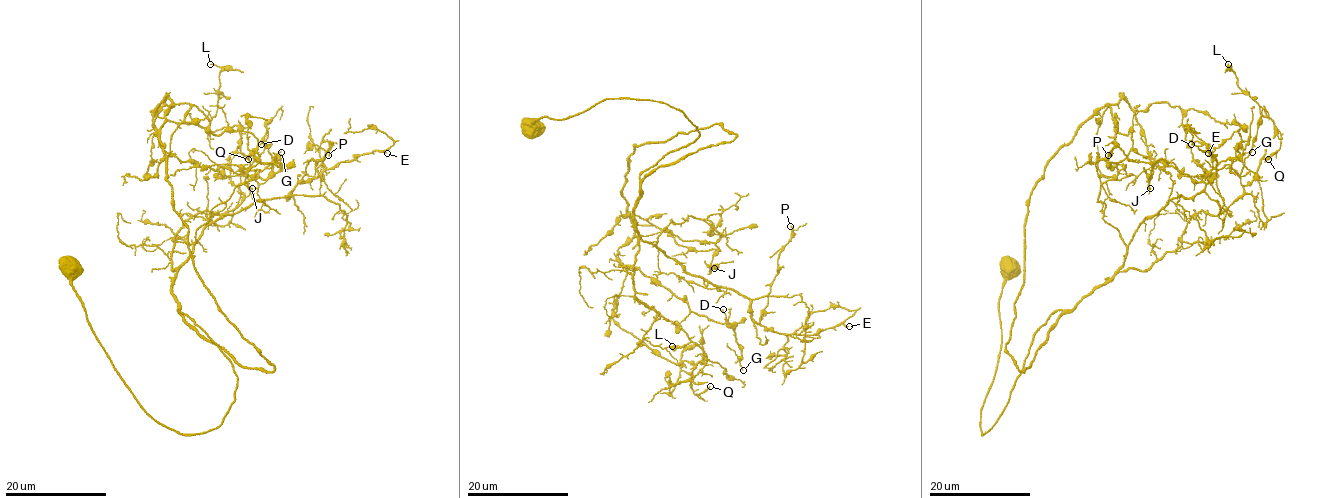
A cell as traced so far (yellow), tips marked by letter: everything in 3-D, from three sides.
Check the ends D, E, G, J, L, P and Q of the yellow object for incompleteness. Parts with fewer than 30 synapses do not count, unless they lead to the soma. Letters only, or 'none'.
none

